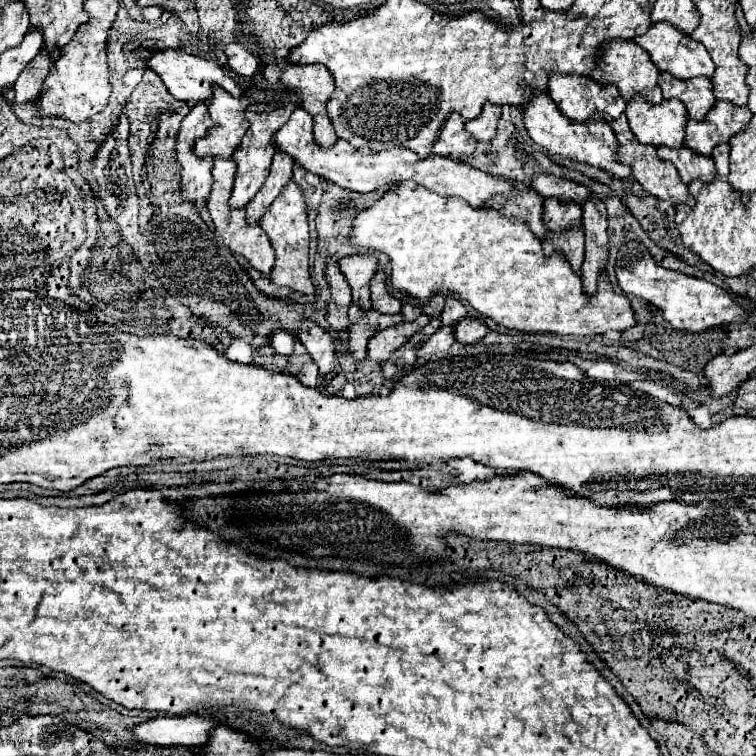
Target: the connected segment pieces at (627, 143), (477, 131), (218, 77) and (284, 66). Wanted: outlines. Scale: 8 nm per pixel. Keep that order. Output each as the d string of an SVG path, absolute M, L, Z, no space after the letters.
M621 115L619 119L613 119L613 121L611 121L611 127L613 127L615 137L617 137L617 143L619 143L619 147L617 147L617 151L619 151L619 153L617 153L617 159L619 159L621 163L625 163L625 165L631 167L633 177L643 185L645 191L653 193L655 197L659 197L659 199L663 199L663 201L669 201L671 205L679 205L679 203L693 205L693 197L691 197L687 185L681 181L675 165L673 165L671 161L659 159L653 145L643 145L643 143L639 143L639 141L633 137L633 131L629 129L629 123L627 123L627 115Z
M485 103L479 117L465 123L465 129L477 139L477 141L491 141L491 137L497 131L497 121L501 119L501 107L493 103Z
M139 47L135 51L135 57L143 59L149 65L149 69L153 69L161 77L161 81L167 87L167 91L179 101L185 101L185 103L191 103L191 105L195 105L195 103L210 103L212 100L212 86L215 84L223 87L233 97L242 98L244 95L241 87L222 70L223 67L216 61L207 61L207 59L199 61L201 57L189 55L189 53L179 51L179 49L149 51L149 49L143 49L143 47Z
M287 57L279 59L269 59L269 63L265 65L263 69L263 77L267 79L269 87L273 91L283 89L283 91L295 91L301 99L301 107L313 115L313 133L315 133L315 139L319 141L321 147L329 147L337 141L337 135L335 135L335 129L331 125L331 119L327 117L327 101L331 99L333 95L333 89L335 89L335 81L331 77L331 73L325 69L325 65L297 65L297 63L291 63Z

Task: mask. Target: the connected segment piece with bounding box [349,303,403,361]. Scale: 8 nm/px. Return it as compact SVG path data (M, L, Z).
M351 303L349 307L349 351L351 355L361 361L367 355L367 343L369 339L377 333L383 331L385 327L397 325L403 321L403 315L383 315L375 309L359 309L359 305Z

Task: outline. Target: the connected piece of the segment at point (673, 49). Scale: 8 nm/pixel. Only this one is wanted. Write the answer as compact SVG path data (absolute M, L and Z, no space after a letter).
M653 23L645 35L635 37L633 41L649 53L651 61L659 67L659 71L673 73L673 77L681 77L681 79L693 79L693 77L701 77L701 75L713 77L713 61L711 61L707 49L669 23Z

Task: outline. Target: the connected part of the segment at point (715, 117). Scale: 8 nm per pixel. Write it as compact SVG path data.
M715 101L703 121L687 119L685 145L697 153L711 155L713 147L727 141L727 135L737 135L751 121L749 107L733 105L731 101Z

